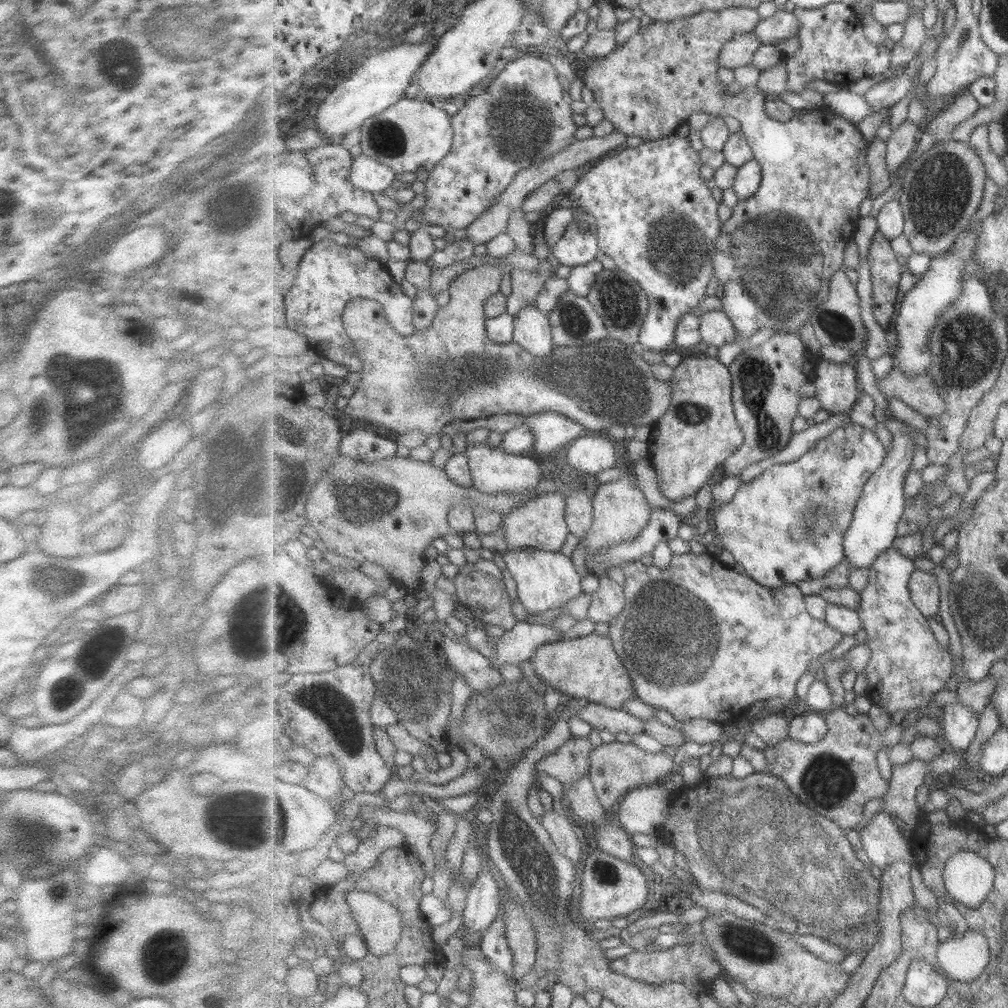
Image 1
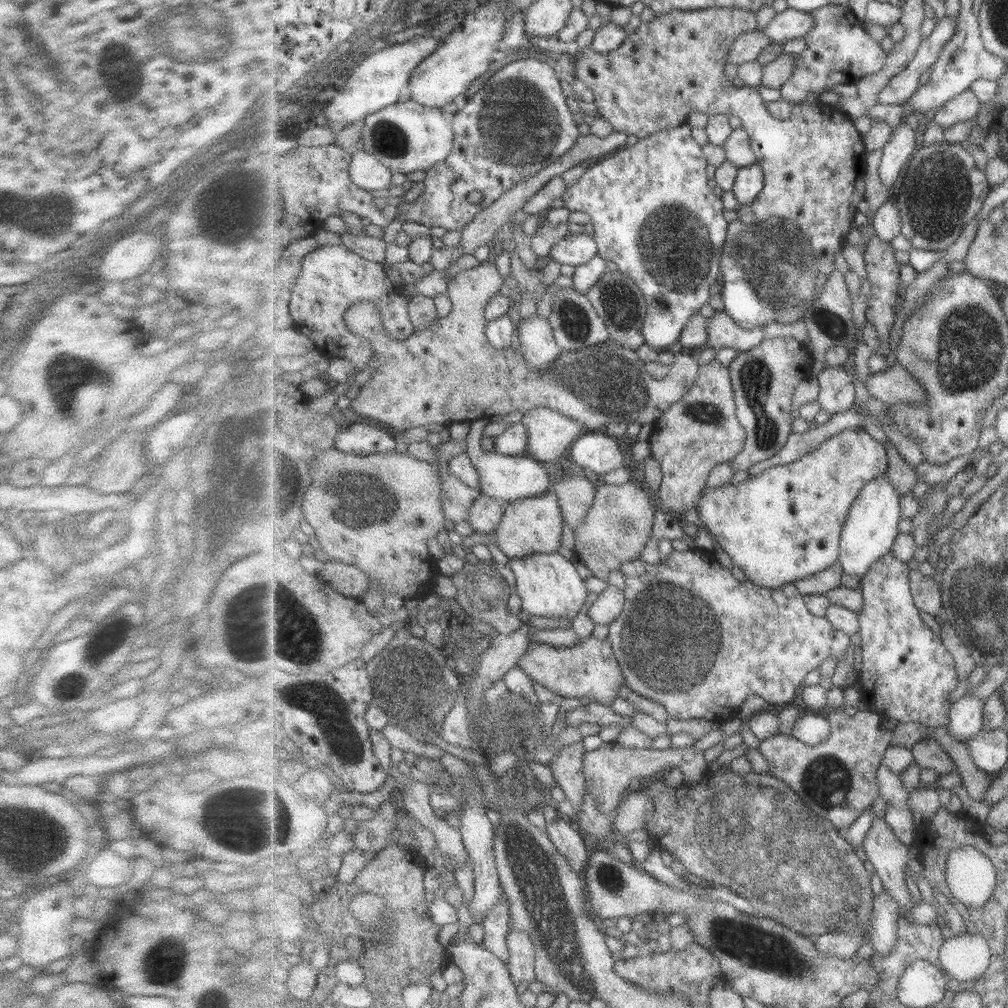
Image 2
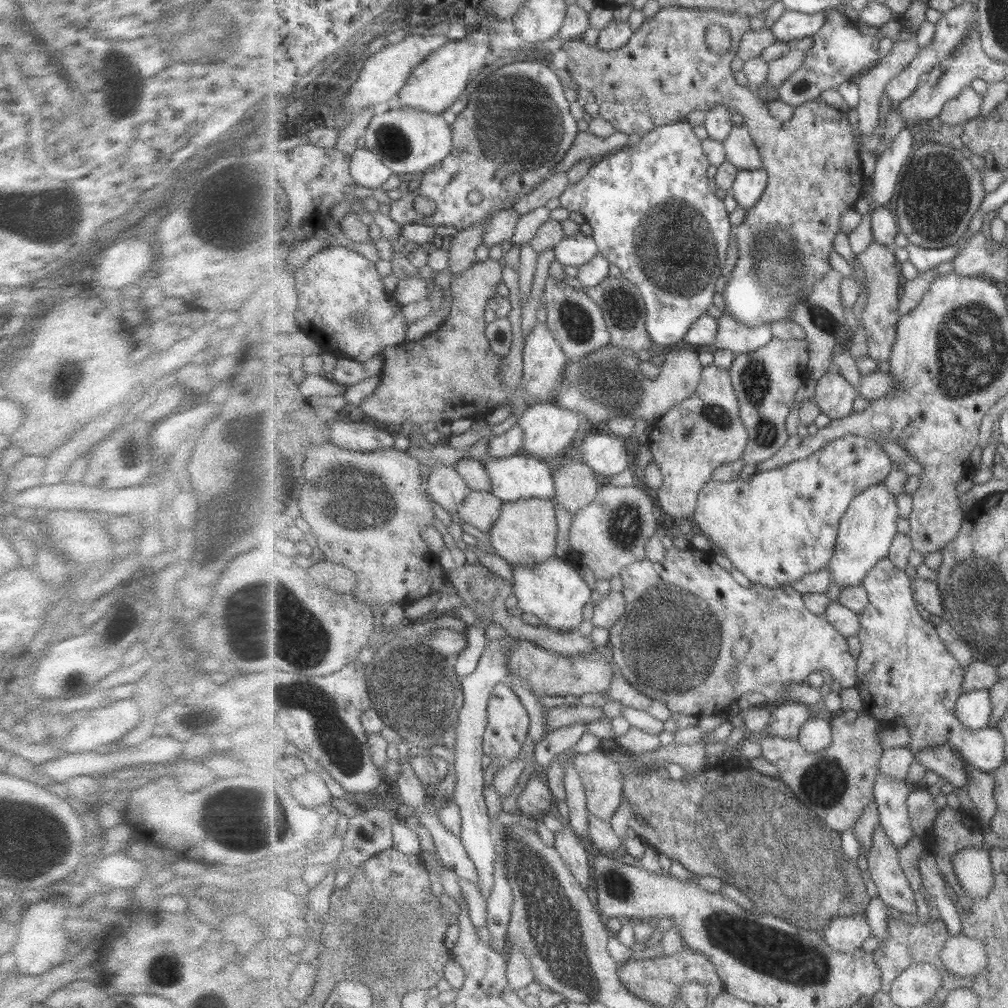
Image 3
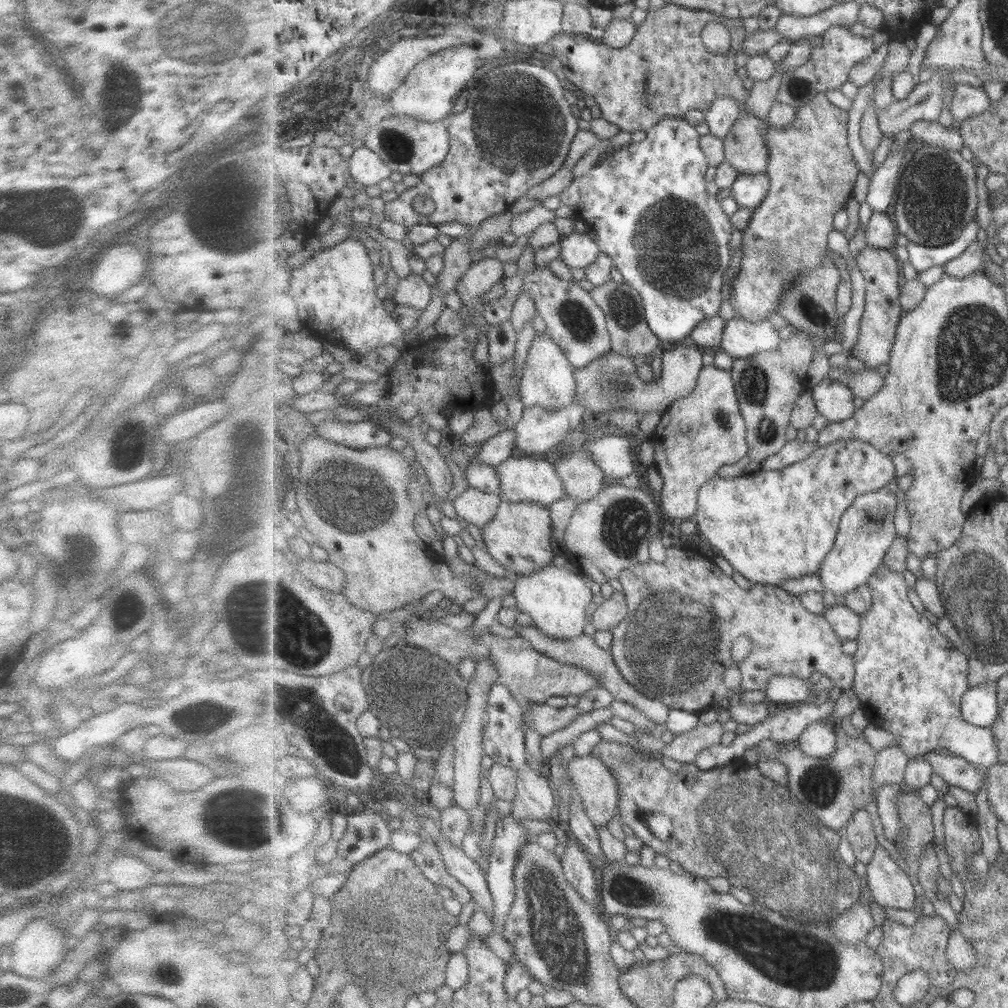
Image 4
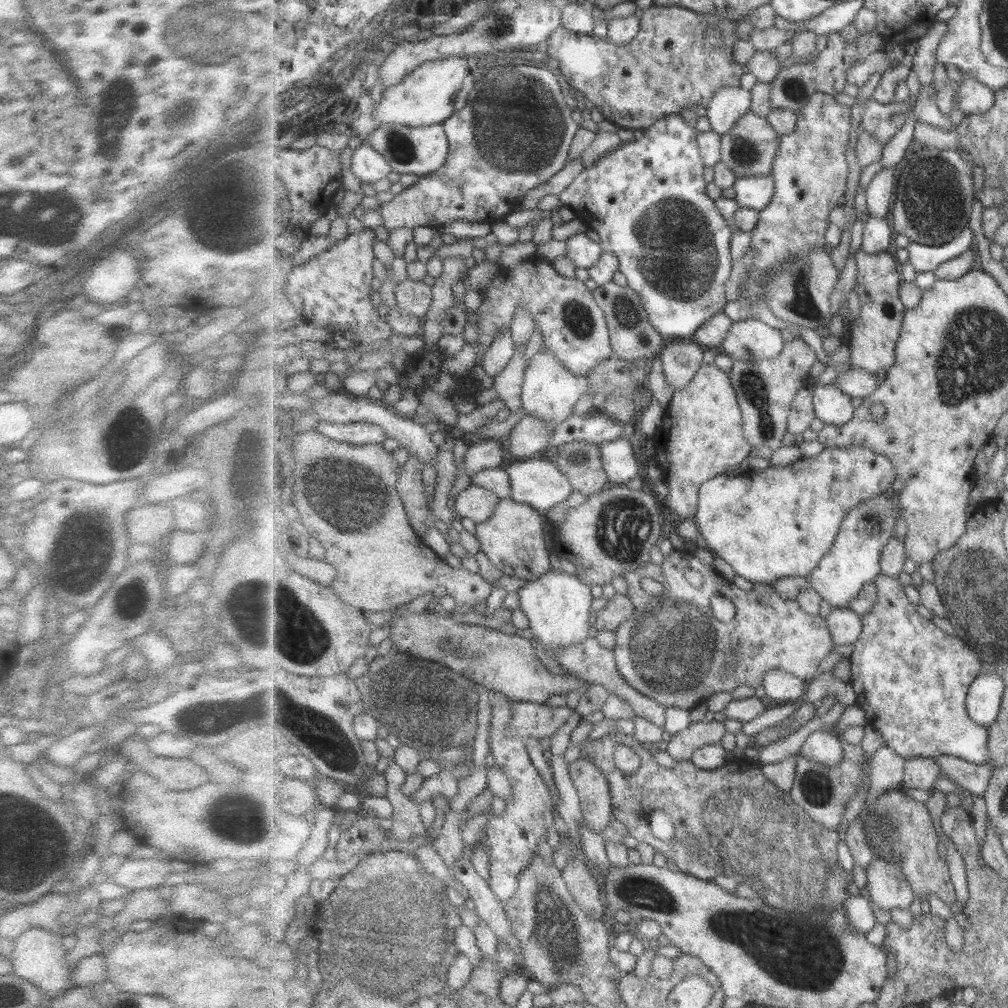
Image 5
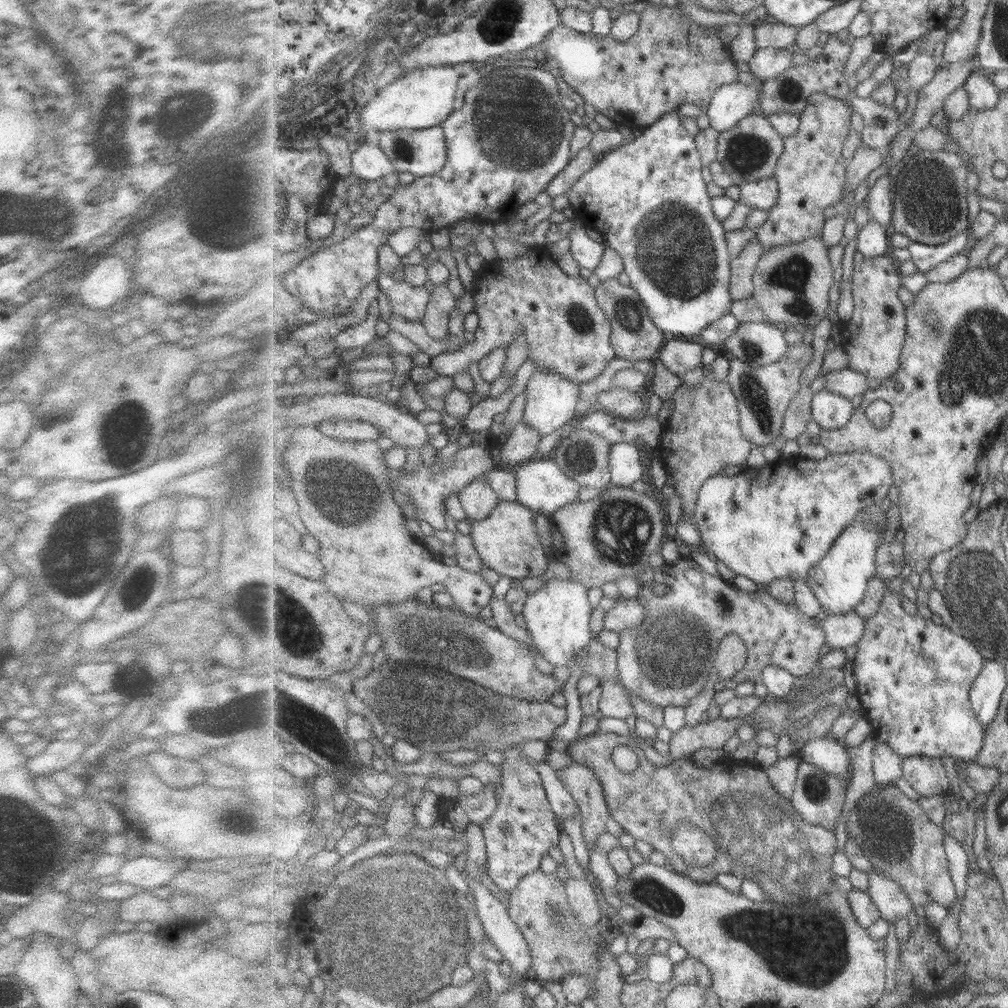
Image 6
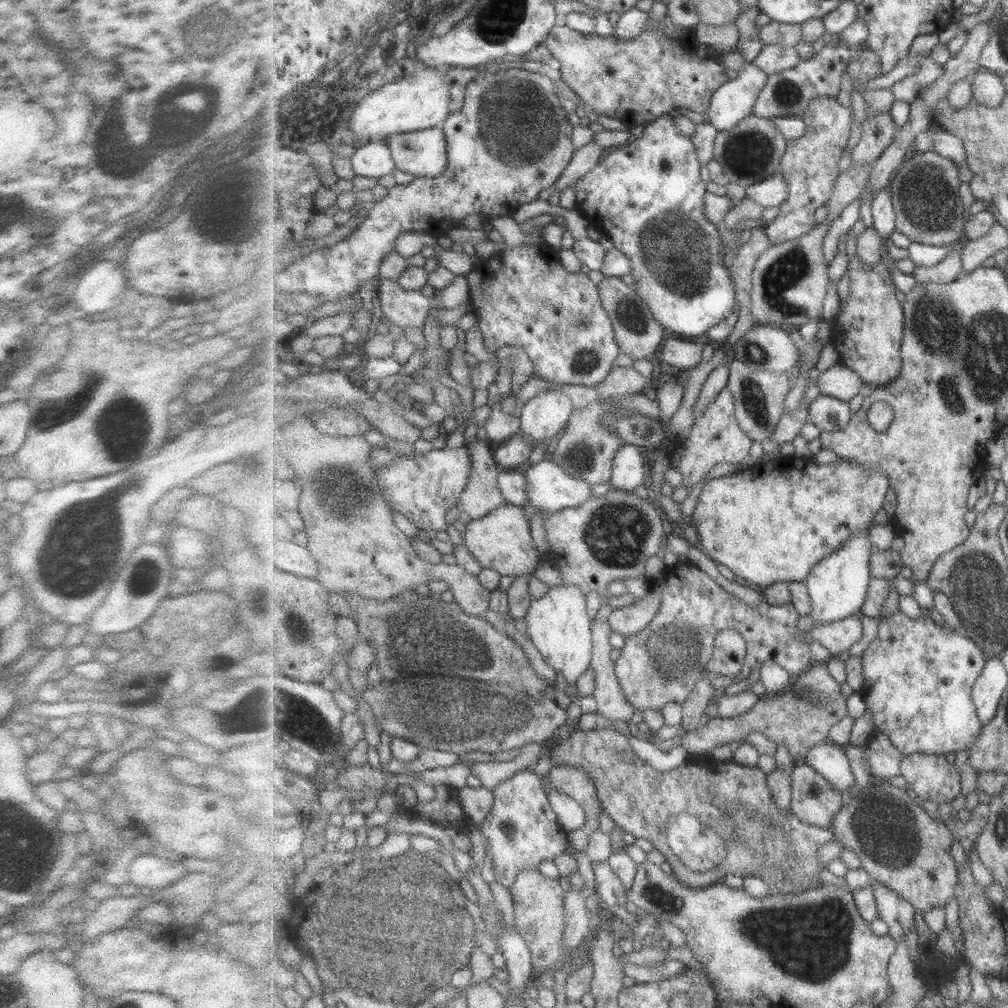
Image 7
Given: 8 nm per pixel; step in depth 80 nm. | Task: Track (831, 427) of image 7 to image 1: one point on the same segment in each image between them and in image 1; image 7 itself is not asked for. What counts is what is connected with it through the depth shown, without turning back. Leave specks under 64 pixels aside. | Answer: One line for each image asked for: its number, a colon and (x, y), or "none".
1: (838, 385)
2: (837, 394)
3: (835, 396)
4: (834, 400)
5: (832, 406)
6: (830, 411)

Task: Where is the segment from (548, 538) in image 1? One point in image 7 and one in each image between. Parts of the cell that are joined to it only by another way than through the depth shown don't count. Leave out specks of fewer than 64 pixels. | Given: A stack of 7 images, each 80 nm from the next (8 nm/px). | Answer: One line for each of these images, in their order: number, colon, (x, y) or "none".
2: (535, 525)
3: (525, 533)
4: (519, 537)
5: (513, 539)
6: (507, 542)
7: (501, 541)

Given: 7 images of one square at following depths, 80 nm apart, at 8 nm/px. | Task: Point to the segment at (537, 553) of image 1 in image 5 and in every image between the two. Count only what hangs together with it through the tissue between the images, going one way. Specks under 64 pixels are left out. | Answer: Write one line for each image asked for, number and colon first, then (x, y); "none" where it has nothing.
2: (549, 585)
3: (553, 591)
4: (559, 602)
5: (558, 606)

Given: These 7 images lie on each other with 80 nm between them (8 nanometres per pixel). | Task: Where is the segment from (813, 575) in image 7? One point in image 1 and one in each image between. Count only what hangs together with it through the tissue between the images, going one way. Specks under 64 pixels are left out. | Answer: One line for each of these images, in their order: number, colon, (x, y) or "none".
1: (874, 529)
2: (872, 527)
3: (867, 530)
4: (868, 528)
5: (855, 559)
6: (840, 581)

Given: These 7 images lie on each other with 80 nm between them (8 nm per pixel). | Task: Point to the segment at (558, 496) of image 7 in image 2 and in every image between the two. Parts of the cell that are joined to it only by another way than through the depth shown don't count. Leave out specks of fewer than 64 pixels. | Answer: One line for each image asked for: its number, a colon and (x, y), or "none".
2: (507, 478)
3: (519, 477)
4: (523, 479)
5: (537, 482)
6: (542, 485)

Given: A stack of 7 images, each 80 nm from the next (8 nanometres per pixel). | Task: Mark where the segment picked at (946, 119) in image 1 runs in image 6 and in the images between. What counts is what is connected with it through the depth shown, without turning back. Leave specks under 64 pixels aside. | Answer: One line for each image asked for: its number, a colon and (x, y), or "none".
2: (966, 106)
3: (966, 106)
4: (967, 100)
5: (973, 97)
6: (983, 93)

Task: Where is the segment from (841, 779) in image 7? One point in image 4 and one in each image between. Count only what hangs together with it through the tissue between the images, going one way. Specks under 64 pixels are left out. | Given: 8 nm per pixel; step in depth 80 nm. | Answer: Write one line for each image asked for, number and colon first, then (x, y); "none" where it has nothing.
4: (820, 740)
5: (823, 746)
6: (832, 756)

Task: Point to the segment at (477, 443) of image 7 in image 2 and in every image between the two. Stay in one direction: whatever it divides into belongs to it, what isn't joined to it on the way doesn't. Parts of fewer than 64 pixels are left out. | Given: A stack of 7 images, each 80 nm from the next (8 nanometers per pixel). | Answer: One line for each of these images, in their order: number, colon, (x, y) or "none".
2: (485, 514)
3: (480, 509)
4: (477, 507)
5: (477, 503)
6: (479, 500)

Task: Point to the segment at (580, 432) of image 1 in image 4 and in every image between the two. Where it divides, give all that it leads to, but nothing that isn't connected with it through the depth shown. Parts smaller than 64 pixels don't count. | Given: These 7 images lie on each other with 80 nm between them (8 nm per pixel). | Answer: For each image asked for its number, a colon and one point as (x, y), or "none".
2: (550, 433)
3: (548, 430)
4: (539, 430)

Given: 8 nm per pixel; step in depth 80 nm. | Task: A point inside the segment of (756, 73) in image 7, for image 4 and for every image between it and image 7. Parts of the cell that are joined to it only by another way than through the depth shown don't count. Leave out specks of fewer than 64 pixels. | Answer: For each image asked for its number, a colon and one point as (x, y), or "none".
4: (725, 111)
5: (724, 111)
6: (731, 103)

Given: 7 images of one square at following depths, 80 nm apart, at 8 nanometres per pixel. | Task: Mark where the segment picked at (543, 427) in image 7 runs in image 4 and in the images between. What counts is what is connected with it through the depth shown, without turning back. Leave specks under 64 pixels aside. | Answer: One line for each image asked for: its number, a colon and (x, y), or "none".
4: (548, 380)
5: (550, 391)
6: (552, 401)

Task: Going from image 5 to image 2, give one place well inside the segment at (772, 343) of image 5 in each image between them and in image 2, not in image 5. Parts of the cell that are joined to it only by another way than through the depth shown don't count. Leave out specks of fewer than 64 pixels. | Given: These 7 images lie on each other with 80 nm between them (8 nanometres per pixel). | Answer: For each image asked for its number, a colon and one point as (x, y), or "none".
2: (724, 333)
3: (732, 336)
4: (741, 340)

